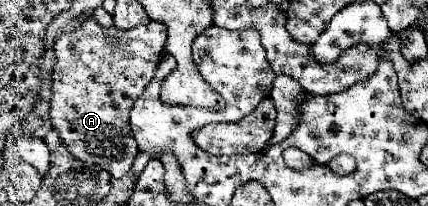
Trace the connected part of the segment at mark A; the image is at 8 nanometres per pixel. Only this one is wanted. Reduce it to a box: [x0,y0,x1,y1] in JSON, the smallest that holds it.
[51,17,165,179]

